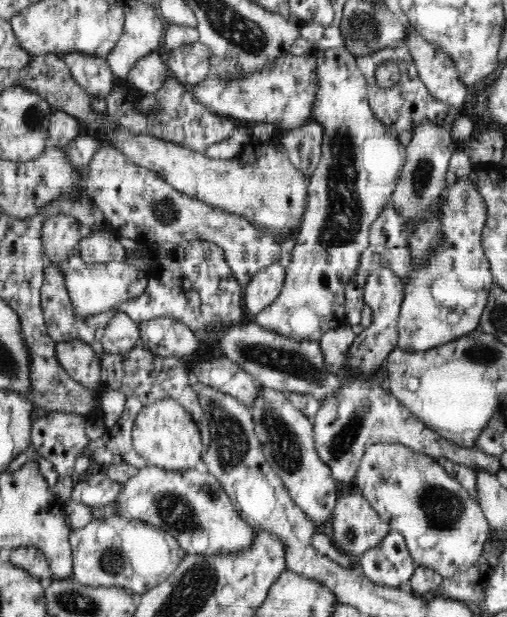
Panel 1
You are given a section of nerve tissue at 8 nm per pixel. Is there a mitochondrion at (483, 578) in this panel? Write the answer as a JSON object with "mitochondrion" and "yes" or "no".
{"mitochondrion":"no"}

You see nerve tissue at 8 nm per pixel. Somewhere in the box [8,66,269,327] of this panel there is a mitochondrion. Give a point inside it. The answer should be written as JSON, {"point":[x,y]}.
{"point":[165,210]}

